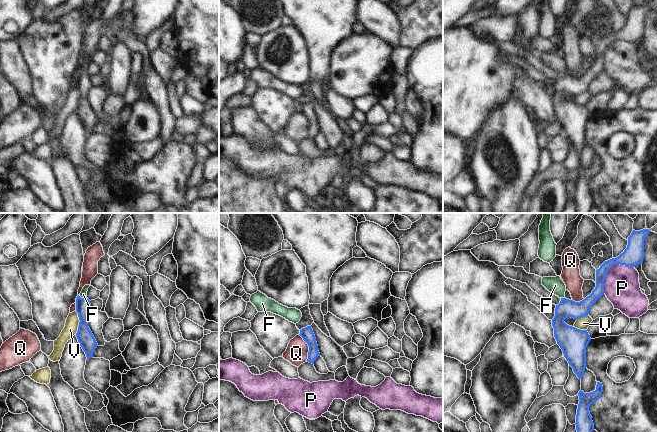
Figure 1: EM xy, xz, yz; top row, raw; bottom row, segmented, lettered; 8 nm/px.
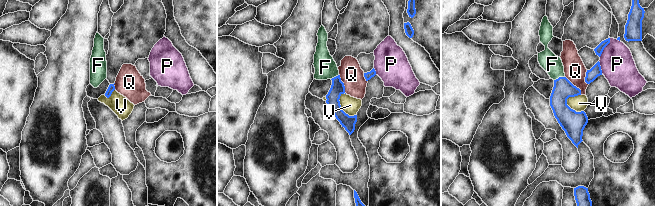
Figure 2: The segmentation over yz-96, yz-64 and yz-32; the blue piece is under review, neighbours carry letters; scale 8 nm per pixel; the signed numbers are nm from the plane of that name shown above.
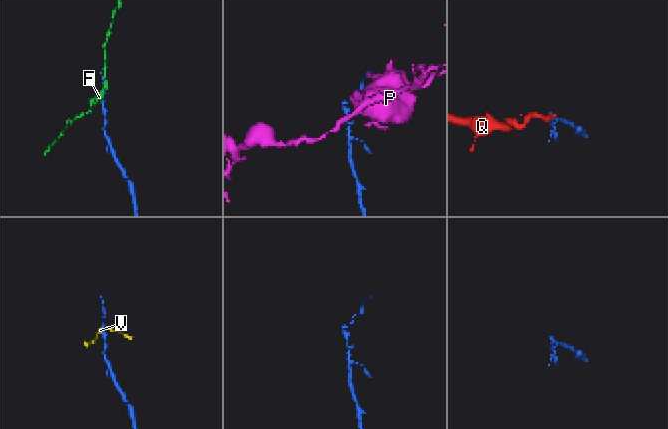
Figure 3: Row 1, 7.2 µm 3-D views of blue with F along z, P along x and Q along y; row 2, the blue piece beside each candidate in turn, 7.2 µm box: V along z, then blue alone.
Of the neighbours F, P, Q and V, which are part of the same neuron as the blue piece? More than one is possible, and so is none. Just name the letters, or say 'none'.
F

